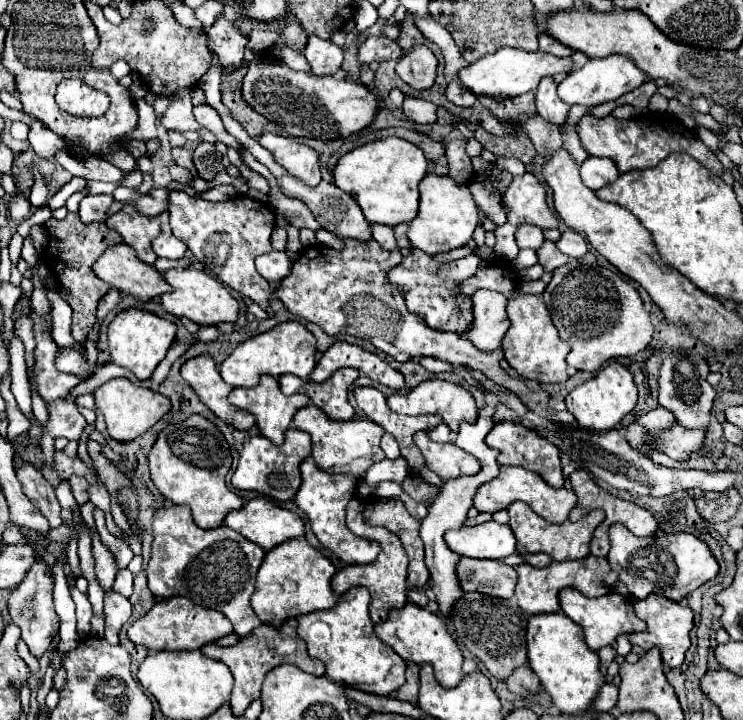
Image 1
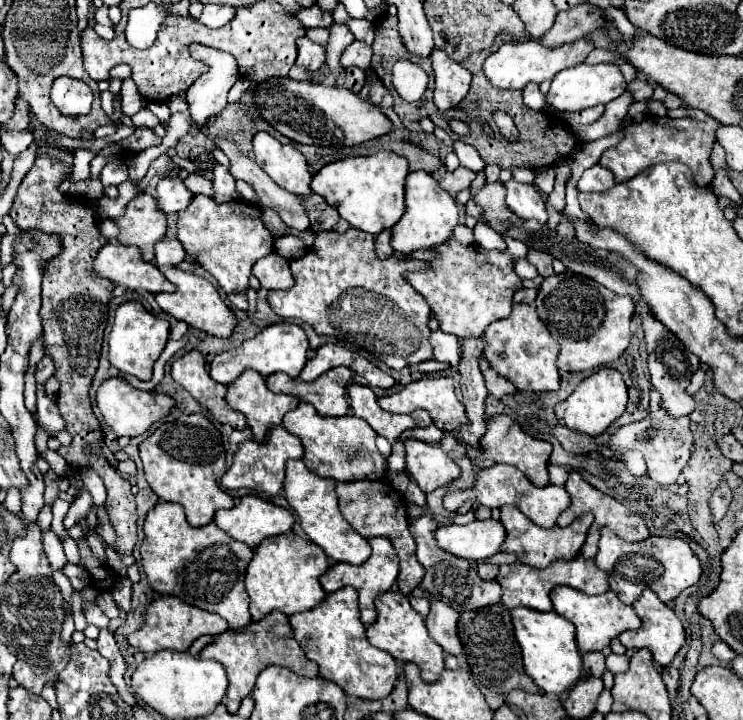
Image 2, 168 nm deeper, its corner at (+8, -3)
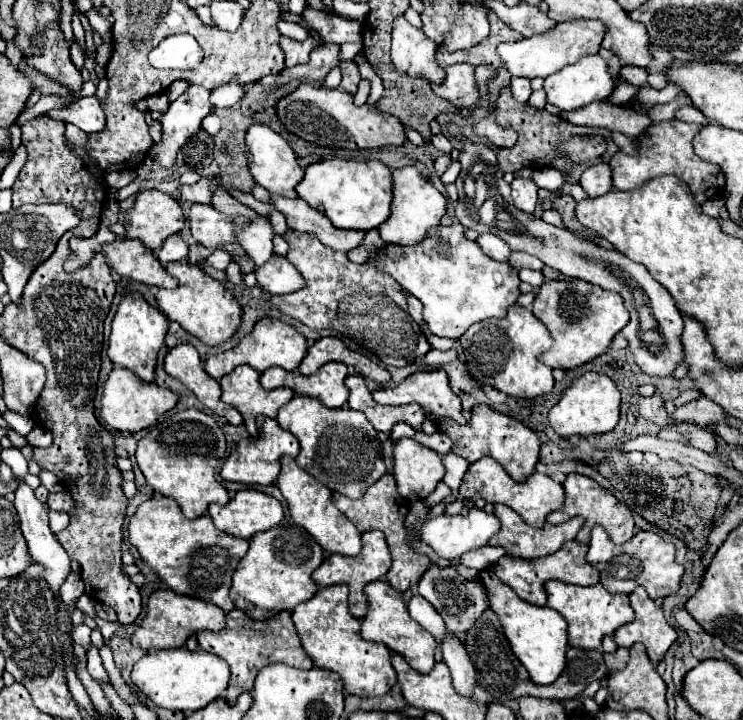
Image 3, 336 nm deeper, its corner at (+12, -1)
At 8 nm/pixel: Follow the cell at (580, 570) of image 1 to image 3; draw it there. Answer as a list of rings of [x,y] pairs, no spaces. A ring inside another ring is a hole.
[[[576,540],[566,542],[558,552],[544,556],[544,558],[534,558],[534,560],[524,560],[524,558],[516,558],[516,556],[502,556],[500,560],[496,560],[494,564],[494,572],[496,576],[508,584],[522,600],[536,604],[536,606],[544,606],[546,604],[546,590],[544,590],[544,582],[546,580],[562,580],[568,584],[576,584],[576,586],[590,586],[590,584],[598,584],[600,580],[600,572],[590,566],[586,562],[586,544],[578,544]]]

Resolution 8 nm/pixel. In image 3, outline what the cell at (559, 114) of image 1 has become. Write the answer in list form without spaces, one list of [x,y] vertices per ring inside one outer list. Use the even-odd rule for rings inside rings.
[[[512,78],[510,88],[512,88],[512,96],[514,96],[518,102],[528,102],[528,98],[530,98],[530,94],[532,94],[530,80],[528,80],[528,78]]]

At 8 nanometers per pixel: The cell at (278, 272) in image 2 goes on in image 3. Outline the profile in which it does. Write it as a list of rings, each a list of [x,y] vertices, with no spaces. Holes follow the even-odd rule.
[[[272,256],[264,266],[256,270],[258,284],[272,296],[292,294],[304,288],[304,278],[284,256]]]

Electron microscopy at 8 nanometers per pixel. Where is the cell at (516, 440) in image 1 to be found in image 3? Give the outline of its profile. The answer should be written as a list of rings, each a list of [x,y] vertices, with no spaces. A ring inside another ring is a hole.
[[[476,404],[470,414],[472,416],[464,426],[460,426],[456,420],[448,420],[448,418],[438,420],[440,432],[444,432],[452,440],[452,452],[466,458],[468,462],[476,462],[482,456],[492,456],[508,472],[508,476],[512,480],[516,480],[516,482],[526,480],[526,476],[530,476],[534,472],[534,466],[538,462],[538,452],[540,452],[538,436],[522,422],[496,412],[486,404]]]

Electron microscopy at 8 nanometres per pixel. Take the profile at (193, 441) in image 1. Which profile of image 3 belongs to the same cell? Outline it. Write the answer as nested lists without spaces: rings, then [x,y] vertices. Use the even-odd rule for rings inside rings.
[[[182,410],[164,414],[148,434],[138,442],[136,462],[152,490],[178,502],[186,518],[200,518],[212,502],[224,506],[230,496],[216,480],[216,466],[226,454],[226,440],[216,420],[200,410]]]

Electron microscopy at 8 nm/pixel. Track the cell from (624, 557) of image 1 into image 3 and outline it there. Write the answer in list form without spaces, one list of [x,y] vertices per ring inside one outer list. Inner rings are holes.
[[[594,526],[586,560],[600,572],[600,584],[608,592],[630,594],[636,586],[644,586],[652,600],[662,600],[680,588],[680,580],[684,574],[684,568],[680,564],[676,564],[674,554],[676,554],[674,544],[662,540],[654,532],[640,530],[628,542],[616,546],[610,540],[610,536],[604,532],[604,528]]]

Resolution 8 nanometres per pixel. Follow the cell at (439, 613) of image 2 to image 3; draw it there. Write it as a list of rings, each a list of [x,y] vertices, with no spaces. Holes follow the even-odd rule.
[[[448,632],[448,638],[440,642],[442,644],[442,654],[444,654],[444,662],[452,672],[452,686],[456,688],[456,692],[464,698],[472,698],[474,696],[474,666],[464,650],[464,644]]]

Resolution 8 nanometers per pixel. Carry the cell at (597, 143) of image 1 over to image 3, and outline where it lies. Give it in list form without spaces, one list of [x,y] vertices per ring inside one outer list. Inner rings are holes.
[[[668,120],[668,122],[654,122],[642,136],[638,136],[640,152],[638,156],[626,156],[622,152],[616,152],[610,160],[612,168],[612,180],[616,190],[636,190],[640,184],[646,184],[646,180],[660,178],[664,174],[680,176],[688,188],[692,190],[698,204],[702,204],[708,198],[718,198],[724,194],[726,178],[722,174],[722,186],[720,186],[720,168],[716,164],[700,160],[692,150],[692,138],[700,132],[698,124],[686,124],[680,120]]]

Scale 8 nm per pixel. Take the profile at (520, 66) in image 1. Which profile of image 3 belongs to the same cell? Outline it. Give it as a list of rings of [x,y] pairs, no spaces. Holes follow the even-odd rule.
[[[574,20],[574,22],[564,22],[556,24],[546,34],[532,36],[532,38],[522,38],[520,42],[510,42],[510,44],[500,44],[498,54],[508,68],[512,76],[524,76],[524,78],[546,78],[554,72],[558,72],[562,66],[568,66],[572,62],[578,62],[582,56],[588,54],[598,54],[600,44],[604,40],[604,24],[600,20]]]

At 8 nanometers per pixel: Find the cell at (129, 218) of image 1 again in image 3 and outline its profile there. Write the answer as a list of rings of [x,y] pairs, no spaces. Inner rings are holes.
[[[144,190],[138,194],[132,210],[126,212],[126,238],[142,240],[150,250],[184,228],[182,204],[160,190]]]

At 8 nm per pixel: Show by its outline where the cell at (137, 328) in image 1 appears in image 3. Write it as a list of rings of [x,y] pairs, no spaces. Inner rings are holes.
[[[130,292],[120,300],[118,312],[112,320],[108,356],[116,366],[124,366],[132,370],[136,376],[140,376],[142,380],[152,382],[154,368],[156,368],[156,356],[158,356],[160,346],[164,344],[166,332],[168,332],[168,318],[158,308],[150,306],[140,292]]]

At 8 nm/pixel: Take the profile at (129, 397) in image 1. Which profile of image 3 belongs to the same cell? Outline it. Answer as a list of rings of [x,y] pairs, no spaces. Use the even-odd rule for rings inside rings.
[[[114,368],[104,384],[100,416],[108,428],[114,428],[120,432],[124,432],[124,430],[140,432],[148,426],[152,426],[164,412],[172,410],[176,406],[176,402],[178,402],[176,392],[160,388],[154,382],[144,382],[128,368]]]

